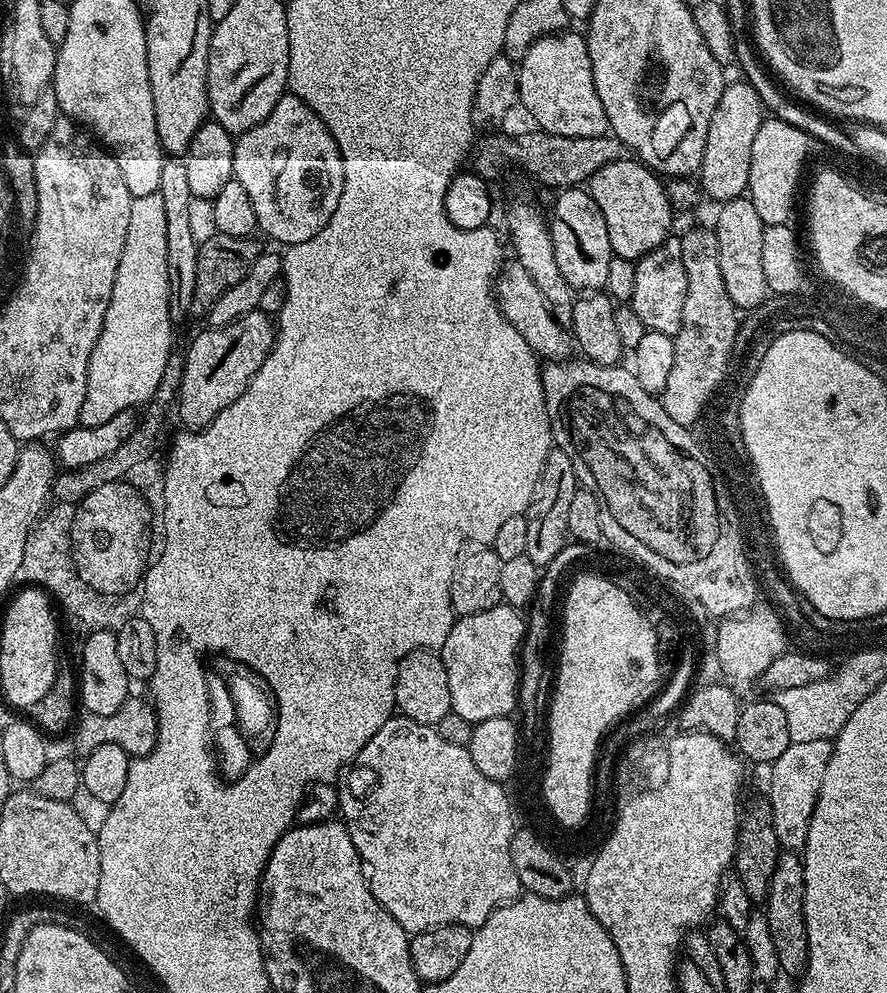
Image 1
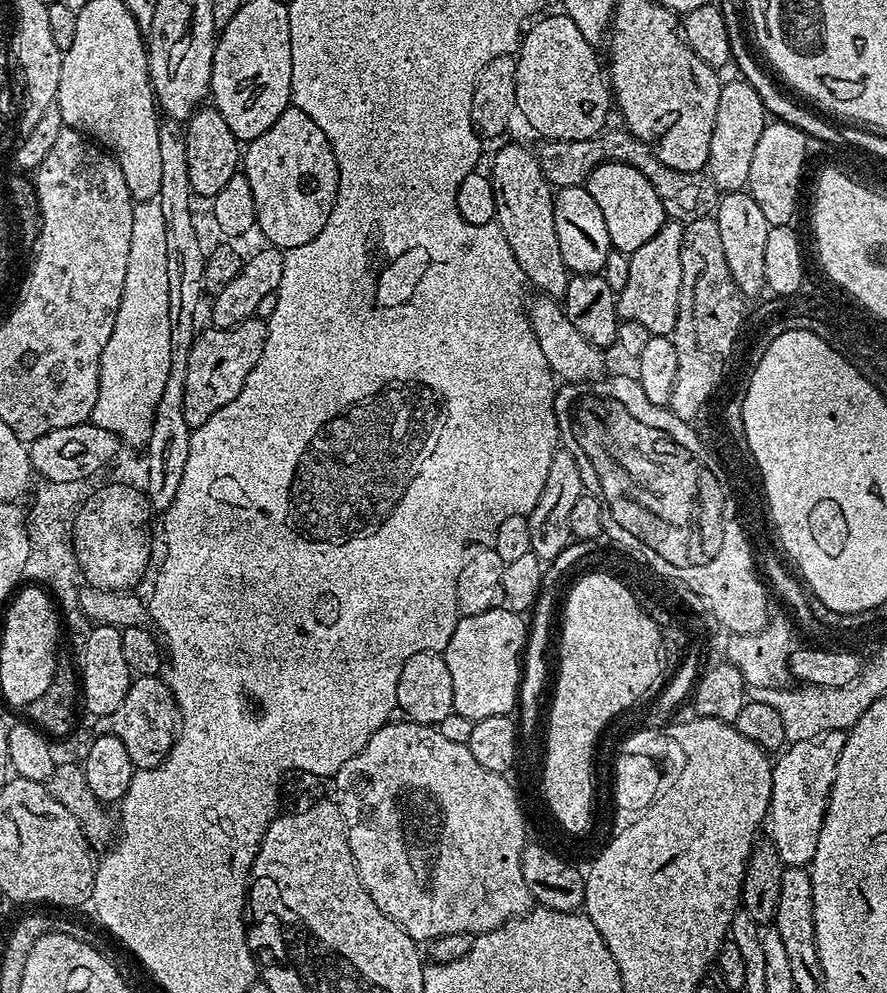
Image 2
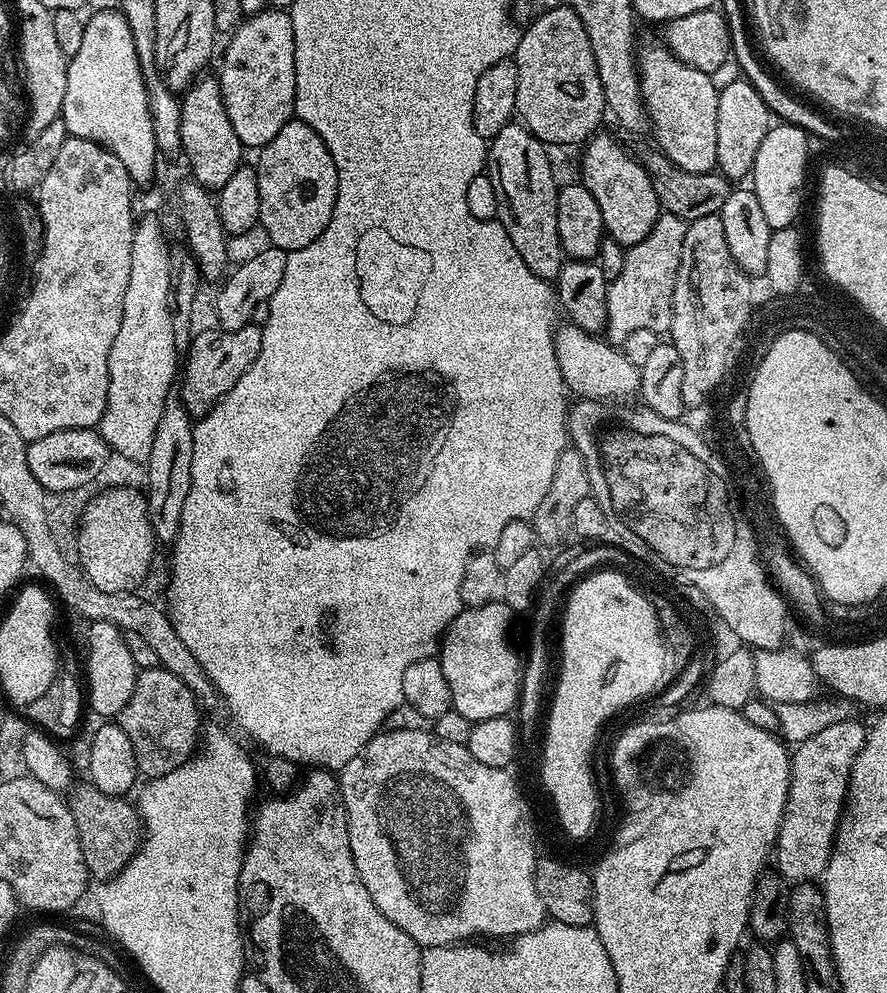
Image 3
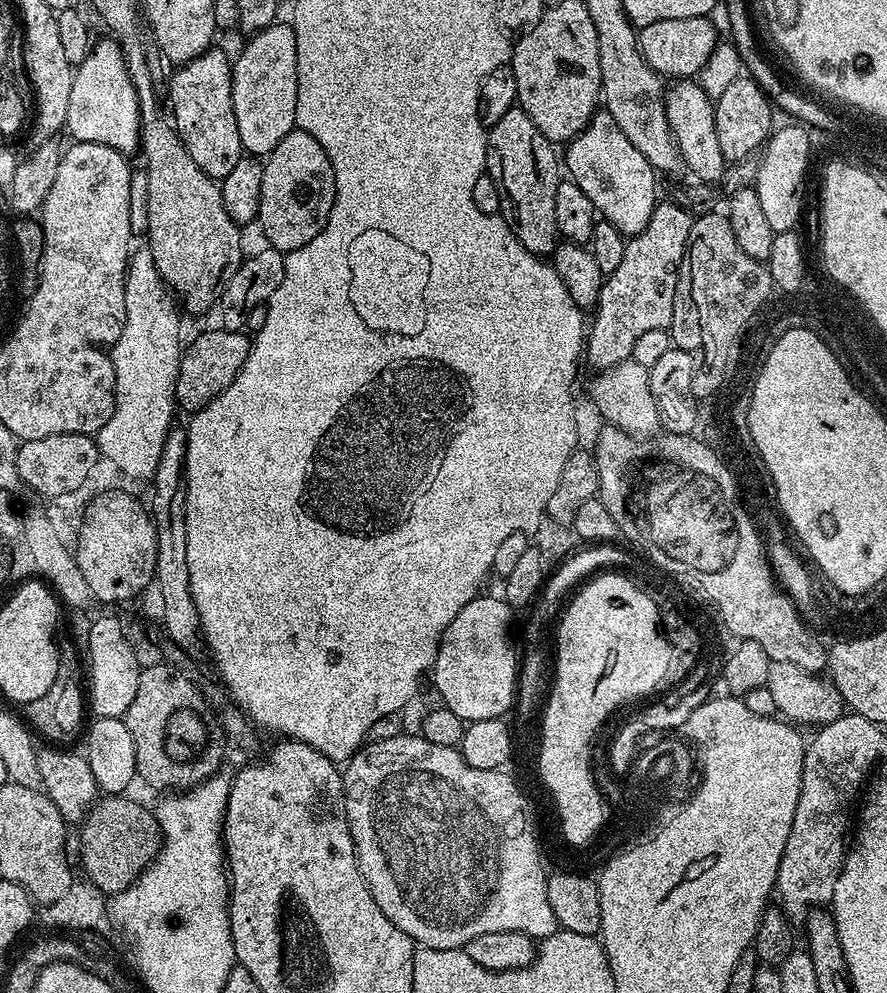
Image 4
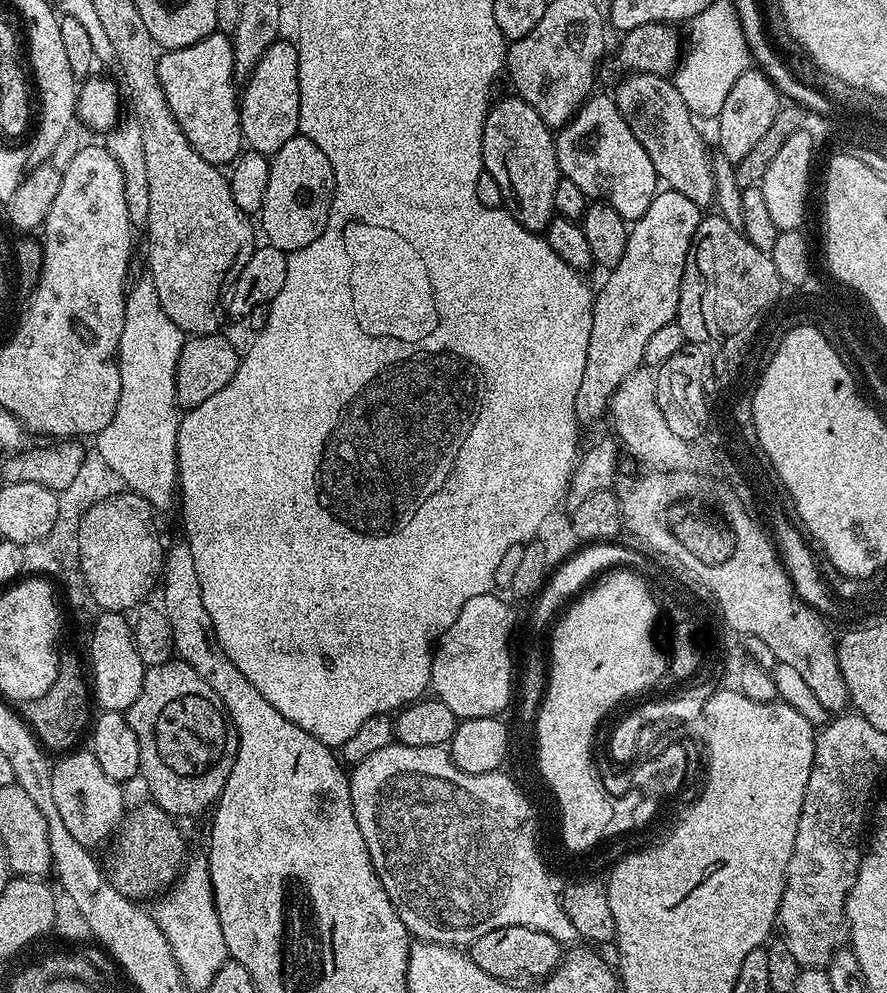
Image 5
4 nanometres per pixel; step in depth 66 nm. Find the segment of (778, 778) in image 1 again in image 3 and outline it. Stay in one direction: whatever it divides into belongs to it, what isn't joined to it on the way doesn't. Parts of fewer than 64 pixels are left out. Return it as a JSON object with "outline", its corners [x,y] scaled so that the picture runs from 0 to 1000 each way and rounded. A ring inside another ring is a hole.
{"outline":[[[965,723],[940,727],[931,735],[922,735],[918,743],[896,750],[892,758],[891,796],[884,823],[877,836],[873,855],[873,874],[890,888],[920,888],[926,885],[938,859],[938,849],[943,847],[943,837],[947,831],[947,822],[952,819],[952,807],[956,804],[956,784],[963,763],[972,755],[976,740],[975,730],[970,730]]]}

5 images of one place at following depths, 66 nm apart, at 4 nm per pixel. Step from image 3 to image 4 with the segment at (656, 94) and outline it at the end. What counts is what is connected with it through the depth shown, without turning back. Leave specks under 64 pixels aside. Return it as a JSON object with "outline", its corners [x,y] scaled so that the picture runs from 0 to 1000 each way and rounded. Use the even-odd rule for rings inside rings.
{"outline":[[[771,79],[759,85],[762,86],[758,90],[754,88],[749,98],[750,113],[770,164],[776,173],[785,173],[787,180],[795,181],[798,185],[807,185],[815,179],[818,162],[814,155],[814,147],[809,147],[806,104],[788,84],[779,80]]]}

